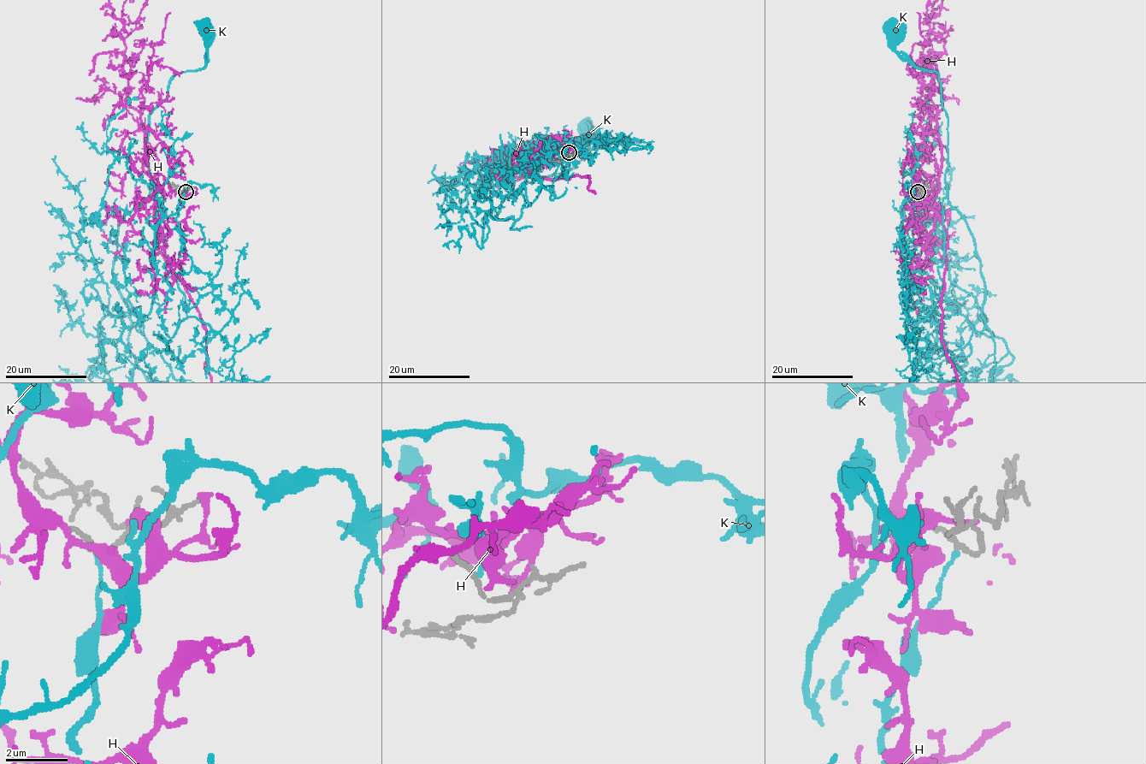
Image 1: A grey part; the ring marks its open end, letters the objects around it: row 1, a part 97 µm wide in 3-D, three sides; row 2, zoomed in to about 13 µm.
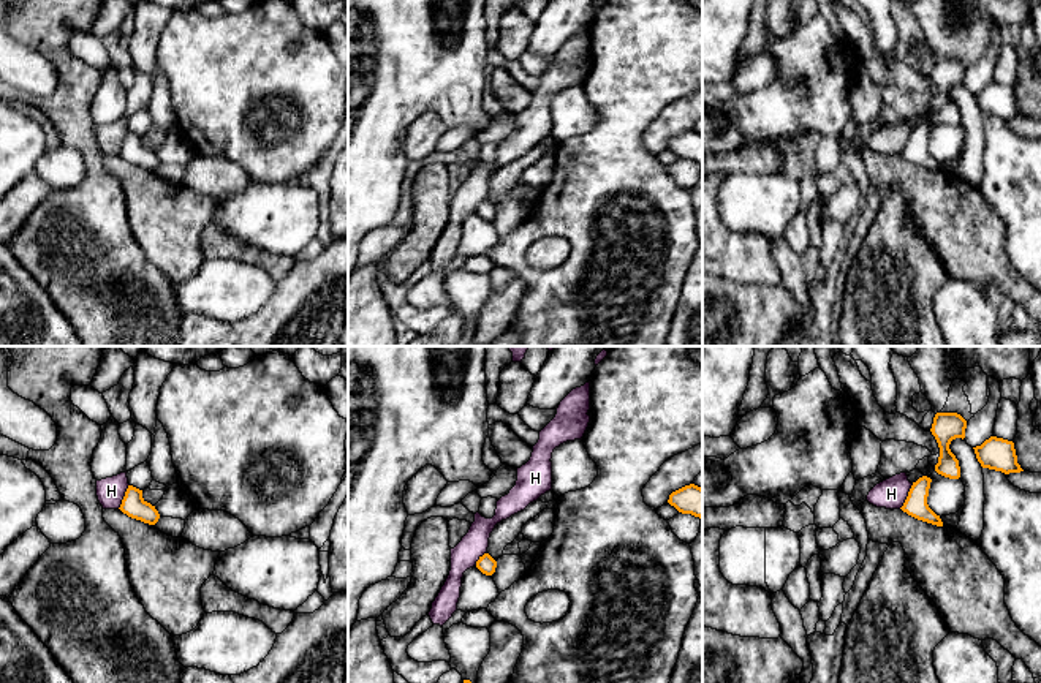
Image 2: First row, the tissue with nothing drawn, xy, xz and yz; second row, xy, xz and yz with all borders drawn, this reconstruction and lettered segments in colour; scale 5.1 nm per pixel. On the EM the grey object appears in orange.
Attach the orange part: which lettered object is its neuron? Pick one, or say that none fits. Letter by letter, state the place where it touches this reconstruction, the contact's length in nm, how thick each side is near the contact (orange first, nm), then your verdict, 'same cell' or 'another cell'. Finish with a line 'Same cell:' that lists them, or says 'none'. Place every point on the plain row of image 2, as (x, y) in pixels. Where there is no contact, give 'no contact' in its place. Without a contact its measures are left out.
H: yz (907, 143) | 150 nm | 120/160 nm | another cell
K: no contact | another cell
Same cell: none

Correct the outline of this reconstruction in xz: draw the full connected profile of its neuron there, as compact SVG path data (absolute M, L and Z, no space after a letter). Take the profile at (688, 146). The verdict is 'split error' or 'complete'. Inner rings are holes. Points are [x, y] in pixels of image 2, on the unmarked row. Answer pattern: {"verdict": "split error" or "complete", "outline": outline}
{"verdict": "complete", "outline": "M690 130L669 141L668 149L682 160L702 164L702 134Z"}

